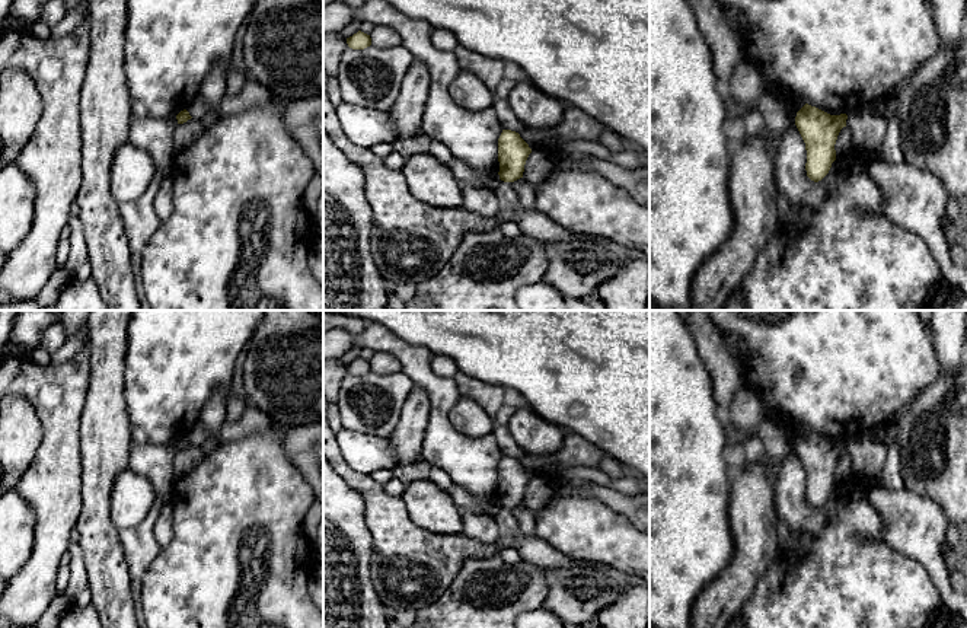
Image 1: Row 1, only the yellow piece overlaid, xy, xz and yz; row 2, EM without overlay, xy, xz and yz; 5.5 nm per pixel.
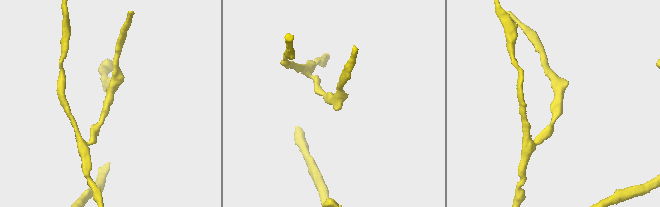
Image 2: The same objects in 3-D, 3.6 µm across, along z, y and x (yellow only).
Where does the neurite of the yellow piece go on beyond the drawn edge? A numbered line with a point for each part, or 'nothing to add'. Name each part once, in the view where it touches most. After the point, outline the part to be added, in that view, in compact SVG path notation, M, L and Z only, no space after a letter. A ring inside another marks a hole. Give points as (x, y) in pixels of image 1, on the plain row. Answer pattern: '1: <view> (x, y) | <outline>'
nothing to add

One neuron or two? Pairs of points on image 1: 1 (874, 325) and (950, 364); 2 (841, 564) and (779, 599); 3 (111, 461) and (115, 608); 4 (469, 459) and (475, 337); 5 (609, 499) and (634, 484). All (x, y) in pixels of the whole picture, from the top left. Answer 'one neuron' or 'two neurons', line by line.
1: two neurons
2: one neuron
3: one neuron
4: two neurons
5: two neurons

